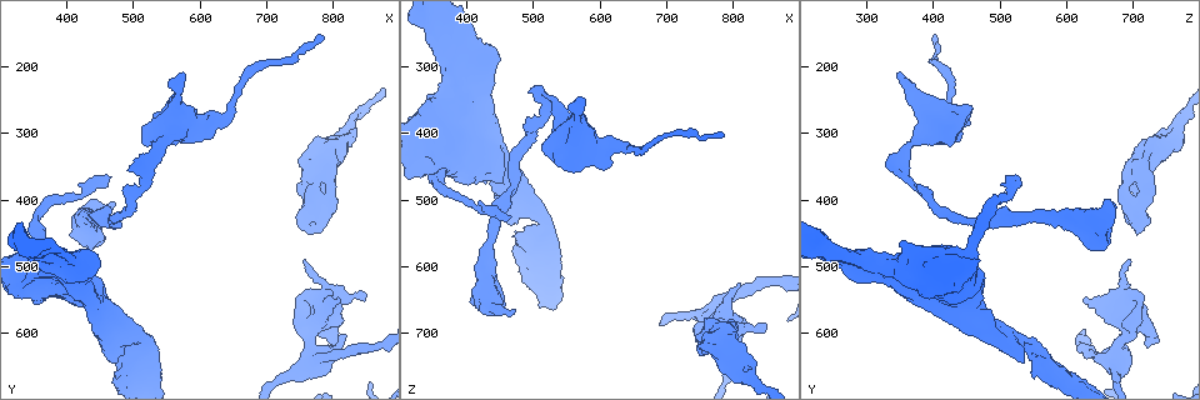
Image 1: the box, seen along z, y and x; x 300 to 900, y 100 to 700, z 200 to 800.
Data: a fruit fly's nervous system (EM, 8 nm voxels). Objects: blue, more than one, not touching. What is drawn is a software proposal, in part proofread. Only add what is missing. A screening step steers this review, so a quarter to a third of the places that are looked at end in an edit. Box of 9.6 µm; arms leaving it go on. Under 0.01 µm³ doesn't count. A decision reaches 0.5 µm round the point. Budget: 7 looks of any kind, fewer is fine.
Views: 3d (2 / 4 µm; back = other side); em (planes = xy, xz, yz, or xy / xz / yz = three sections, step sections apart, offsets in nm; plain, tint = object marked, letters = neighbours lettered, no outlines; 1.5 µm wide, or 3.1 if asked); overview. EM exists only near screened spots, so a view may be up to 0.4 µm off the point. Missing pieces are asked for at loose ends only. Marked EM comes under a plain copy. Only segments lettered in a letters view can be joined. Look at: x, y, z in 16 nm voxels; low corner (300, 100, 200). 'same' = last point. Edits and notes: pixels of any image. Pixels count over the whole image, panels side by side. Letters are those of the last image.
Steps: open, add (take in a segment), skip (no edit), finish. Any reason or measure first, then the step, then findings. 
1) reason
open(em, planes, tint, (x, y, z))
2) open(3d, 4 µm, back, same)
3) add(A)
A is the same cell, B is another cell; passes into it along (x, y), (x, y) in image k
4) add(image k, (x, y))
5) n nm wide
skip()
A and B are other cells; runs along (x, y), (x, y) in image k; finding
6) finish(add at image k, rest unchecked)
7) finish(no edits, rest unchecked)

an open end
open(em, xy, step 8, letters, (580, 210, 345))

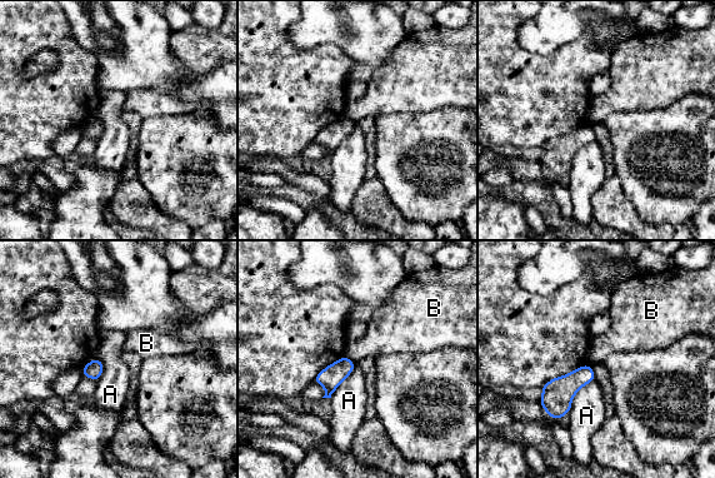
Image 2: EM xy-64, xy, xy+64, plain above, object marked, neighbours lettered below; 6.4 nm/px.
open(em, planes, letters, same)

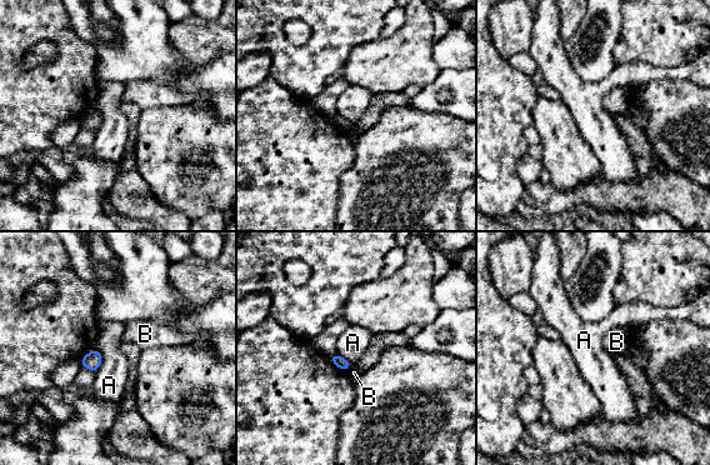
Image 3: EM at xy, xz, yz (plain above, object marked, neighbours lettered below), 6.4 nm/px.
skip()
A and B are other cells; border along (98, 349), (101, 364), (95, 373) in image 3; none of them fits

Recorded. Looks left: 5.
tapers out
open(em, planes, letters, (490, 355, 340))

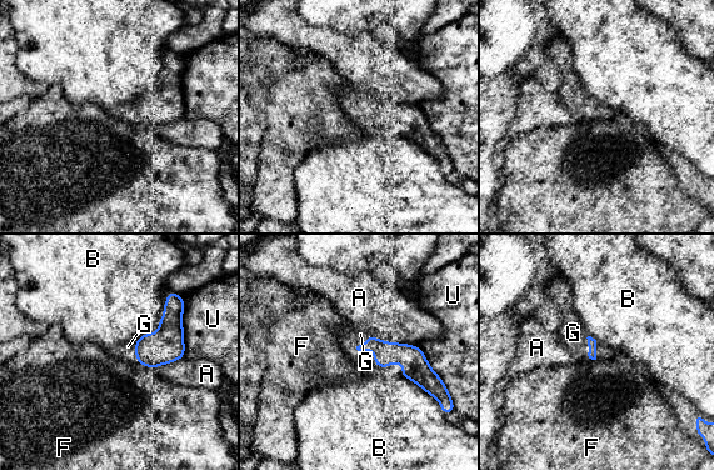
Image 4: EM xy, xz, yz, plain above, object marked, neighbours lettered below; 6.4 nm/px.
U touches over 320 nm
add(G)
G is the same cell, A, B, F and U are other cells; the neuron continues

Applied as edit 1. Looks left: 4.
finish(add at image 4, rest unchecked)

